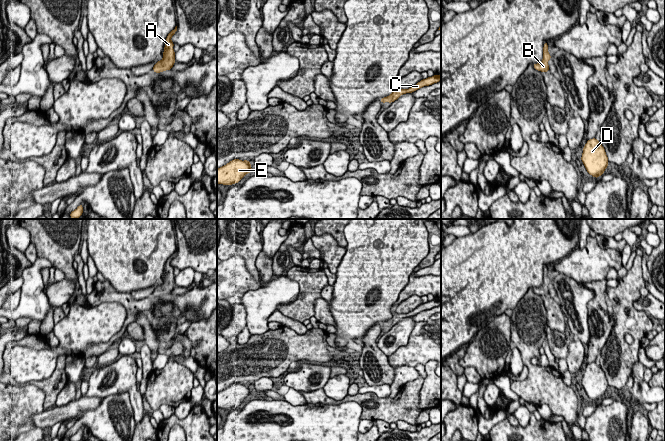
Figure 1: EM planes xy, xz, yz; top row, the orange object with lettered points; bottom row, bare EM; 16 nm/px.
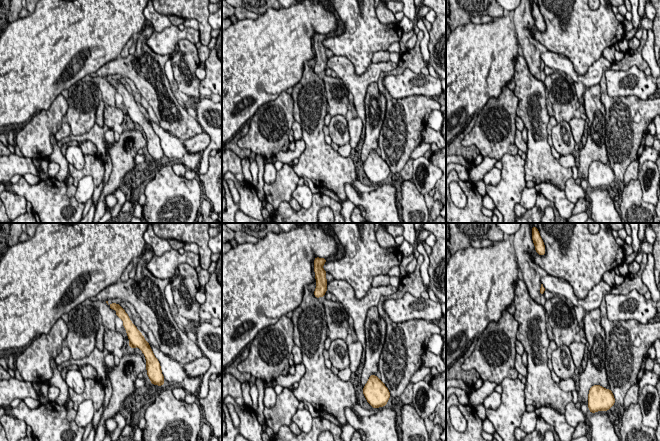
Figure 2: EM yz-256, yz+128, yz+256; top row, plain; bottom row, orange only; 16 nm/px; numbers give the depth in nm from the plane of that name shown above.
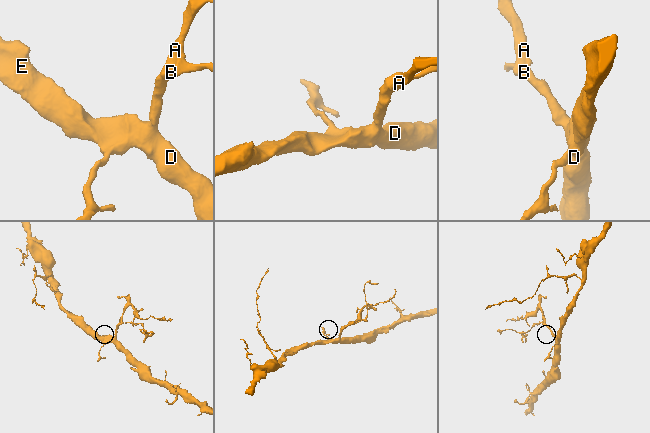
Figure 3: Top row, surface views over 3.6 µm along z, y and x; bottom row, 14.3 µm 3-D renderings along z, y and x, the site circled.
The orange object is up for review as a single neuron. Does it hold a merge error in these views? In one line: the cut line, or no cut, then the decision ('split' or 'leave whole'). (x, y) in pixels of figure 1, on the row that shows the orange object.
no cut | leave whole

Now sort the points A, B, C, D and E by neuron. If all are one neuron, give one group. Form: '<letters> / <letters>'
A B C D E

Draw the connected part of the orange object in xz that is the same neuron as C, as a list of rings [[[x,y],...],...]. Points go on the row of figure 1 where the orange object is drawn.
[[[434,75],[432,77],[428,77],[426,79],[422,79],[420,82],[418,82],[416,85],[409,89],[397,89],[396,87],[391,87],[392,93],[388,97],[381,98],[380,101],[381,103],[389,102],[392,103],[395,100],[397,100],[401,95],[406,94],[406,93],[412,93],[421,87],[424,86],[429,86],[434,83],[438,83],[441,80],[441,75]]]

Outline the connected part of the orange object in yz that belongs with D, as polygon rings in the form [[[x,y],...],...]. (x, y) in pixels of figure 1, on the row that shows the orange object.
[[[596,138],[586,142],[581,161],[587,172],[595,178],[601,176],[609,164],[604,147]]]

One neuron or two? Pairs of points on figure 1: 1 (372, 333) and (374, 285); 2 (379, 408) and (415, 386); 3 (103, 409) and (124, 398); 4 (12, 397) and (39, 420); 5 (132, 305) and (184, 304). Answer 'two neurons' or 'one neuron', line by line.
1: two neurons
2: one neuron
3: one neuron
4: two neurons
5: one neuron

